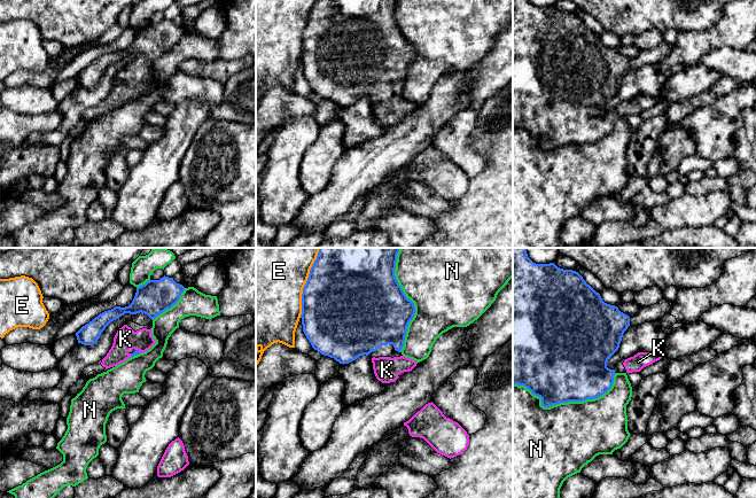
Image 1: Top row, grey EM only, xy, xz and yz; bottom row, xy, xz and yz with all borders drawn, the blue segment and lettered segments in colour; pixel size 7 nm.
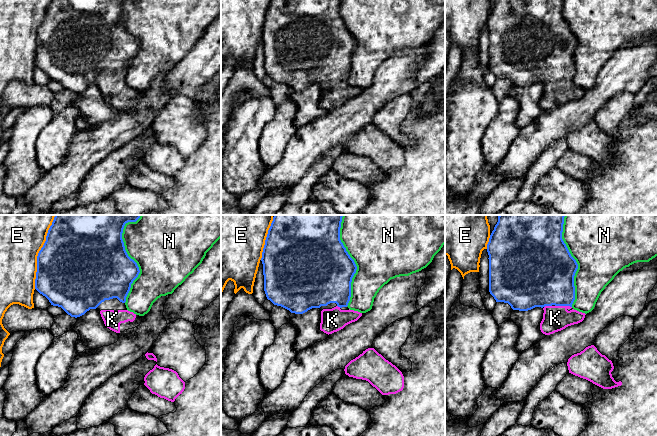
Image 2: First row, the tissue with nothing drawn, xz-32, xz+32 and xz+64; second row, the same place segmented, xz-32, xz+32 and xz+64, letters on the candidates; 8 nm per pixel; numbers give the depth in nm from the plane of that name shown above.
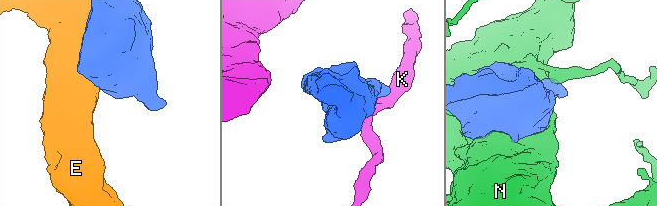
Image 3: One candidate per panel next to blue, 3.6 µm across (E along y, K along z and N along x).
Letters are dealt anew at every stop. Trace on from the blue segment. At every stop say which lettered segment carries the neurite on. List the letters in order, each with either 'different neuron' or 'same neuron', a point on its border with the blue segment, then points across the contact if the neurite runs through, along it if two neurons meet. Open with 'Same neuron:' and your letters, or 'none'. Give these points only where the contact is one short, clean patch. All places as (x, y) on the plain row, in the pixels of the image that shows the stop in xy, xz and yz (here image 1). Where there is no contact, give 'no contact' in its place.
Same neuron: K
E: different neuron | xz (304, 30)
K: same neuron | xy (138, 93) | across xy (135, 95), (138, 93), (125, 82)
N: different neuron | yz (566, 145)

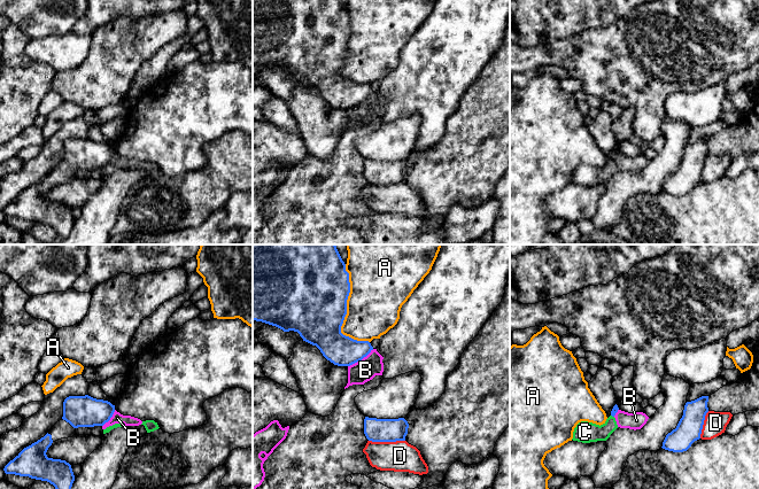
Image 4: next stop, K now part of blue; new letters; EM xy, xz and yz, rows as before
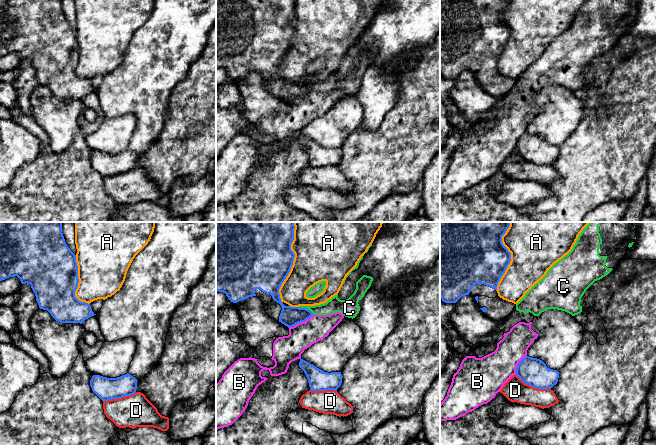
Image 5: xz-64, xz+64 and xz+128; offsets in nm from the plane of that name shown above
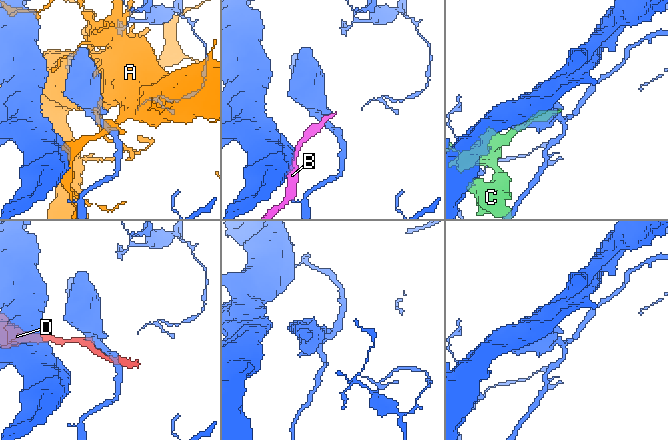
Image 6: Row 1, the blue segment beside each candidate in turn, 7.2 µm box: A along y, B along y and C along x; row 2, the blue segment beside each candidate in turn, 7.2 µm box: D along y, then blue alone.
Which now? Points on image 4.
Same neuron: none
A: different neuron | xz (346, 55)
B: different neuron | xz (361, 102) | along xz (373, 92), (348, 109)
C: different neuron | yz (612, 158)
D: different neuron | xz (387, 184)

